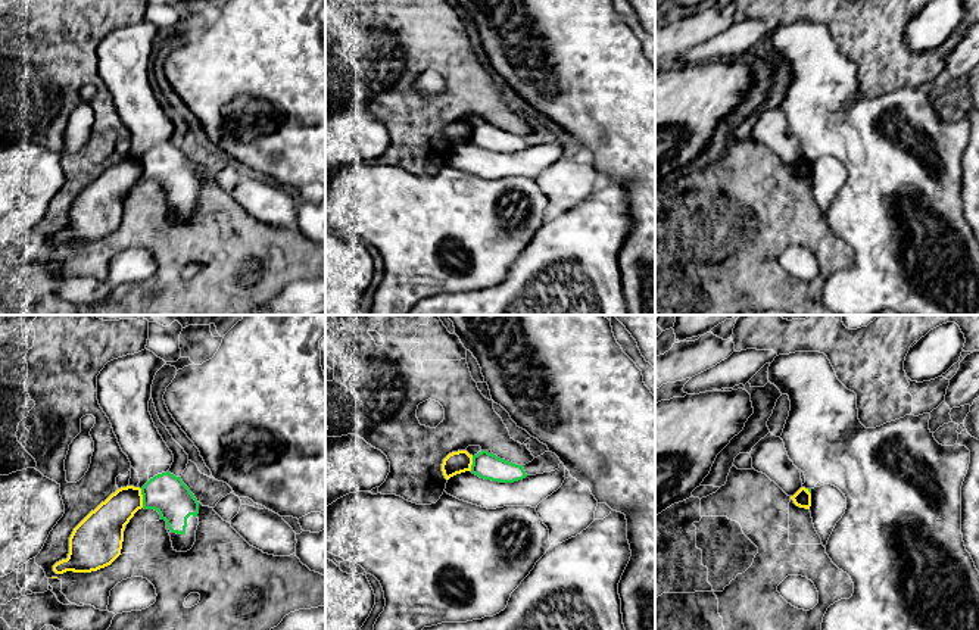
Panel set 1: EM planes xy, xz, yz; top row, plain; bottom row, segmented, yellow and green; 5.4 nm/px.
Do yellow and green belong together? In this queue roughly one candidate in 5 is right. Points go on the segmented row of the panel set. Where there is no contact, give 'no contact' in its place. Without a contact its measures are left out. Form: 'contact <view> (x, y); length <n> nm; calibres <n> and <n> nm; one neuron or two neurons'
contact xy (142, 498); length 110 nm; calibres 200 and 220 nm; two neurons

